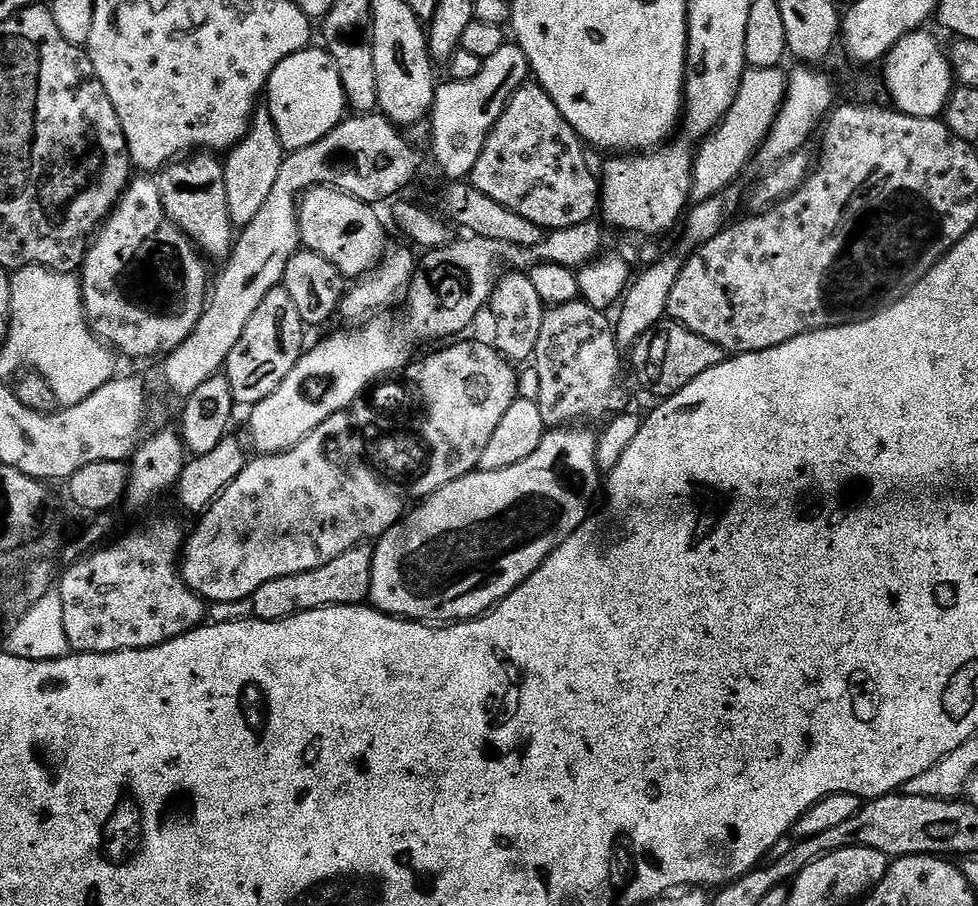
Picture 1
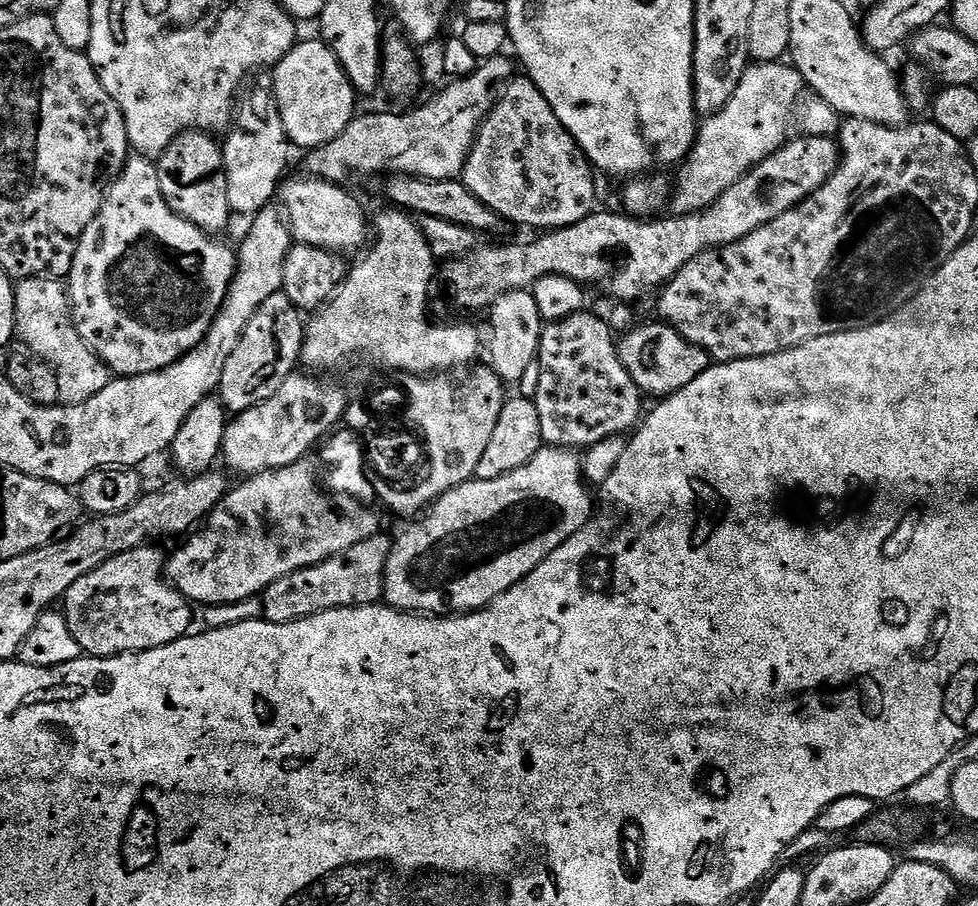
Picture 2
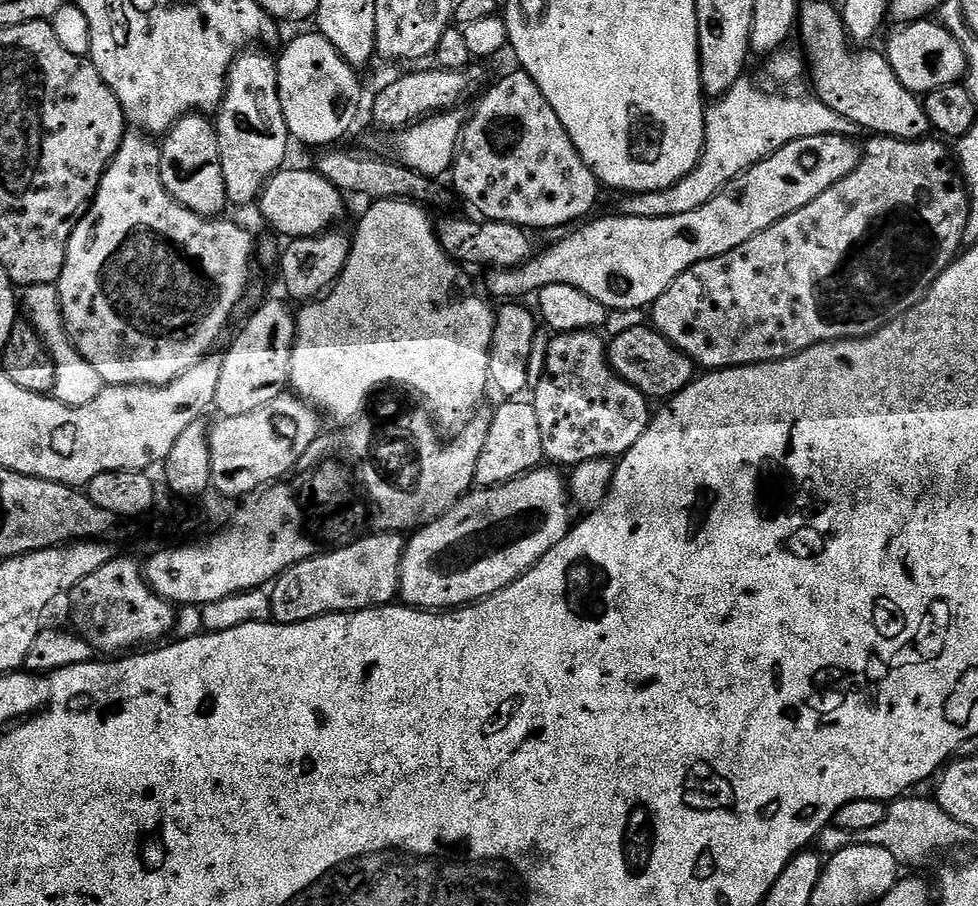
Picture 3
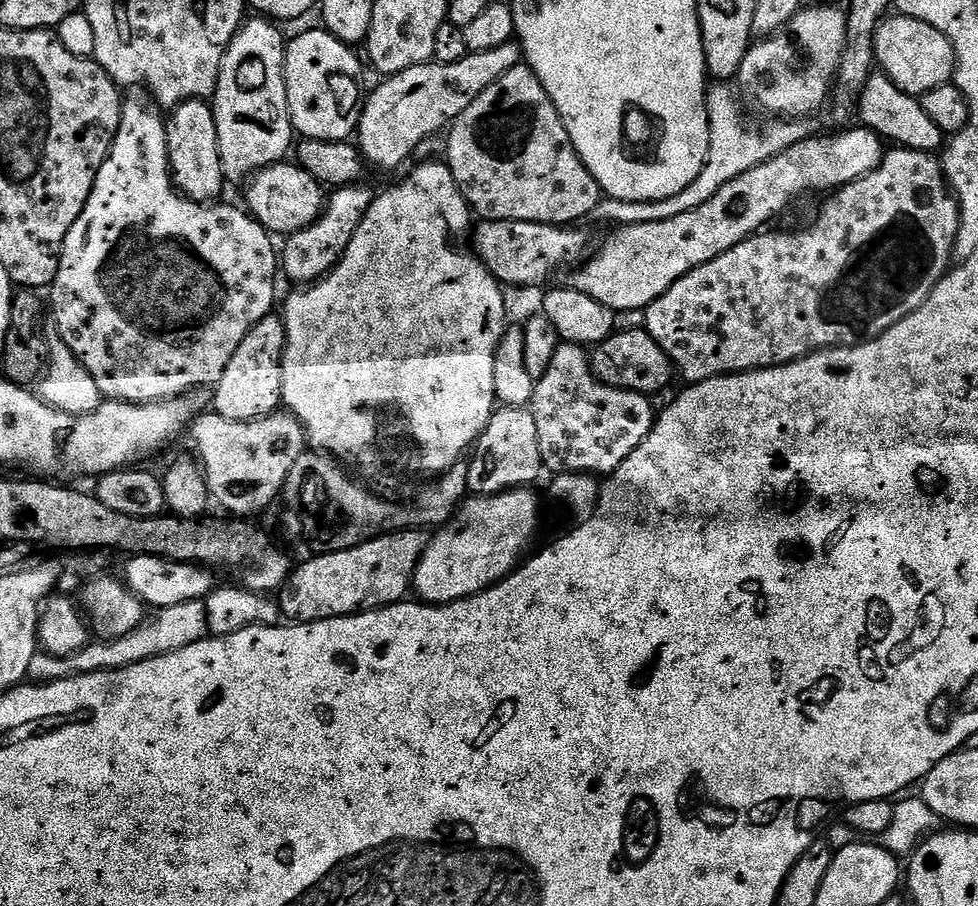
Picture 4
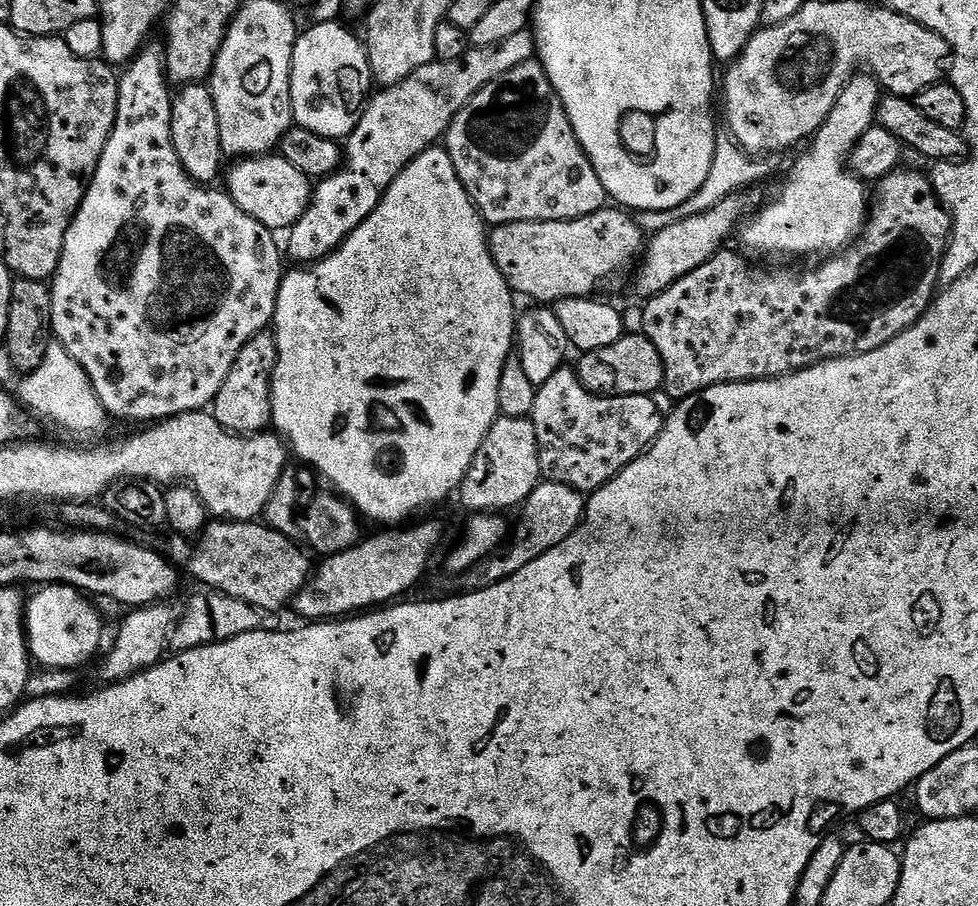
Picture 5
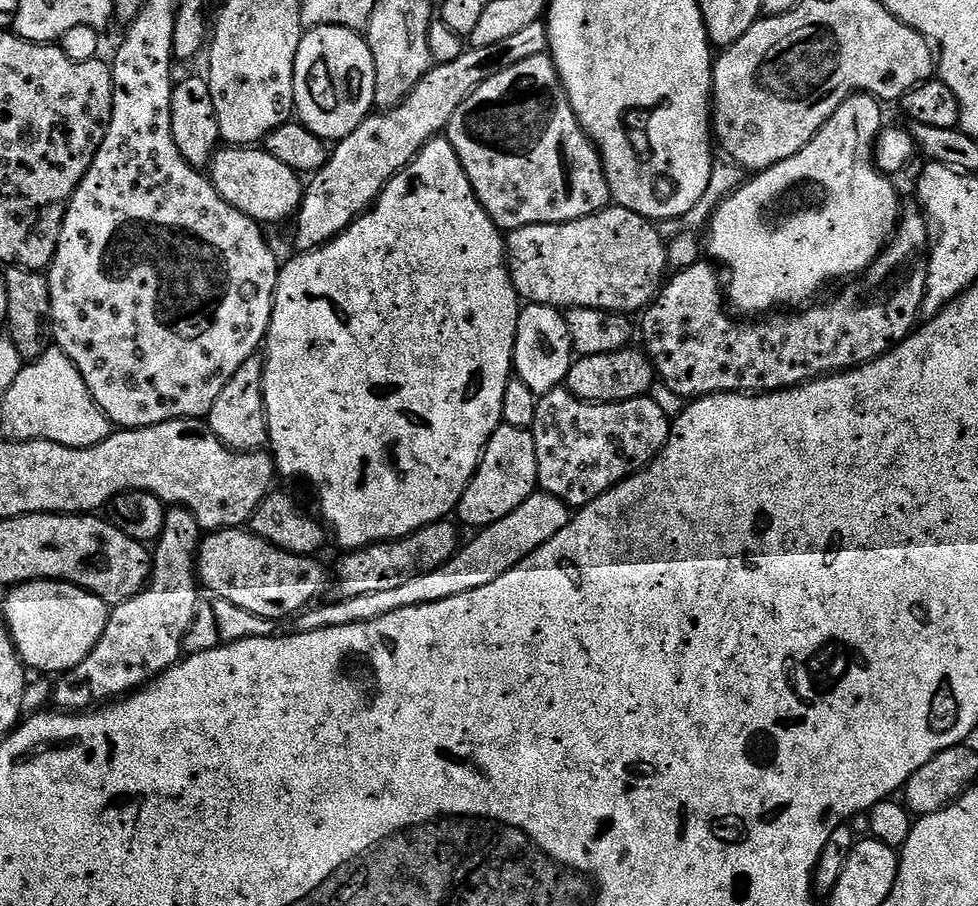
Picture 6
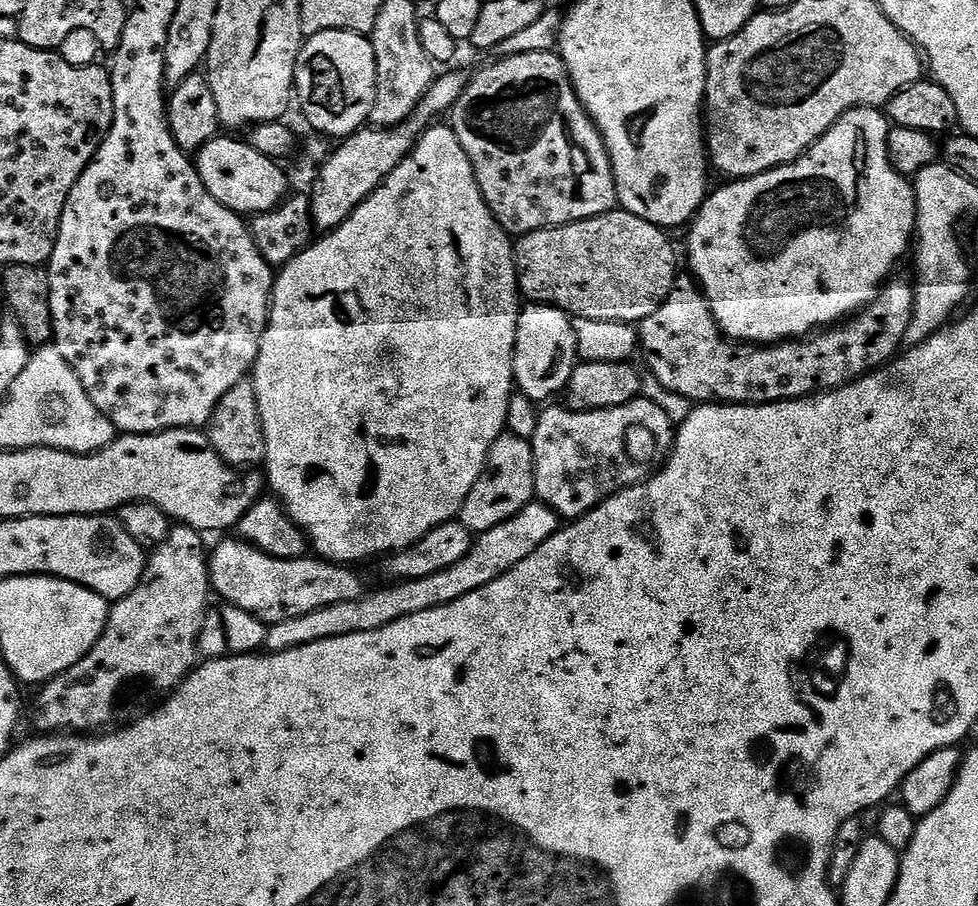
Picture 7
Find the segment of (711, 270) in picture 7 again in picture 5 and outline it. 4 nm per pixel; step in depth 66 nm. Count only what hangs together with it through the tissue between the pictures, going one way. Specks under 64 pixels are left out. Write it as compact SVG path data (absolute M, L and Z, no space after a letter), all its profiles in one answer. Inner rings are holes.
M870 74L853 75L852 79L844 85L844 89L842 89L842 91L837 94L836 100L832 103L832 109L830 110L828 119L824 121L824 125L819 128L815 136L811 137L810 143L807 145L807 147L809 146L808 152L802 153L801 156L797 158L796 165L794 165L793 168L789 170L788 177L786 177L784 180L784 185L782 185L781 188L776 192L776 197L774 197L773 200L765 206L765 208L760 208L757 210L757 212L755 209L755 211L753 211L751 215L749 215L747 219L743 221L742 227L738 232L738 240L740 236L741 242L744 243L750 251L757 252L757 254L760 256L816 256L819 254L819 252L828 252L824 254L839 253L841 250L847 248L853 240L857 239L868 218L870 192L869 189L868 192L866 189L864 189L867 188L865 181L861 180L859 176L853 174L850 171L848 163L852 155L852 149L860 143L862 134L866 134L866 130L870 130L877 123L878 109L880 107L881 99L882 89L880 85L876 83L874 76Z

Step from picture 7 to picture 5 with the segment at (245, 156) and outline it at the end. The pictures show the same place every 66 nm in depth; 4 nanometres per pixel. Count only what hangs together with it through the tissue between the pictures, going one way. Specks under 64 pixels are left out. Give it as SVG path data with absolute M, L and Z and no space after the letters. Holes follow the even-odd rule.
M279 154L253 156L241 159L228 172L226 191L232 201L250 218L262 222L262 226L273 230L291 229L302 218L312 200L313 181L298 166L290 166L286 158Z

